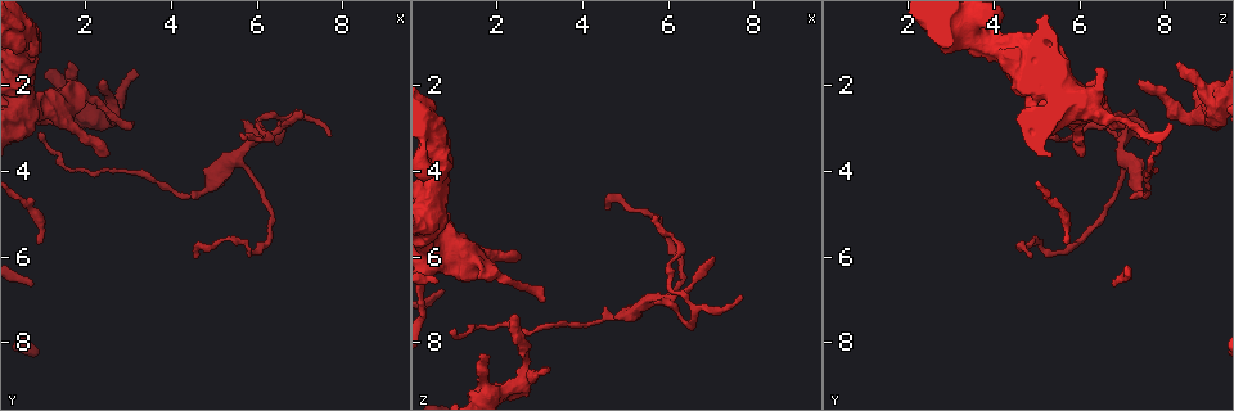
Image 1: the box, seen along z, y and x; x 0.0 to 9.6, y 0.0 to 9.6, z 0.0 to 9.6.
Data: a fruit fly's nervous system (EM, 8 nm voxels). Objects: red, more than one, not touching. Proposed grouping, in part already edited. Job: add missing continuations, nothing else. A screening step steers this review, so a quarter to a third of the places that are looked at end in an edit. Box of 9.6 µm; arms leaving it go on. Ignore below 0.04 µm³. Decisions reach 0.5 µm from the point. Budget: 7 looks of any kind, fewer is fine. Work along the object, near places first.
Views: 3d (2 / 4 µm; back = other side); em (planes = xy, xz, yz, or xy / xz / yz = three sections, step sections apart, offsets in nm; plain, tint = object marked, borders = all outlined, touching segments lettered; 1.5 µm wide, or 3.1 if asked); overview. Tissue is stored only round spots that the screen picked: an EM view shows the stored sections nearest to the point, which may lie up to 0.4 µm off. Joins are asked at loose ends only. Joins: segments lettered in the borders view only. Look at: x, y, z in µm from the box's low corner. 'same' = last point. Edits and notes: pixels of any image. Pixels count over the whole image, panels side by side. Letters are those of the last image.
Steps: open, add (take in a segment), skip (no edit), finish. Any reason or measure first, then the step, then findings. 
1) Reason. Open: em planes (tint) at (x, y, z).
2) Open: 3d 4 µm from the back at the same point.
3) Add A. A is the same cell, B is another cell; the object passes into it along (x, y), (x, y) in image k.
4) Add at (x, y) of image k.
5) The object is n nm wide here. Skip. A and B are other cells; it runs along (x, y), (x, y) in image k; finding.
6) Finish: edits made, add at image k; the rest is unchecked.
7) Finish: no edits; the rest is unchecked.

Free end. Open: em xy step 4 (borders) at (3.20, 1.75, 8.60).

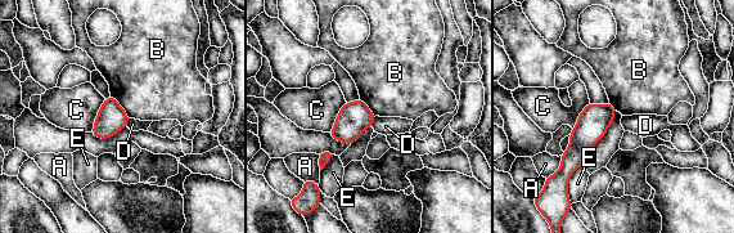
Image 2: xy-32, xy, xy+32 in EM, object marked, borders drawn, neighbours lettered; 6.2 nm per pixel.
Open: em planes (borders) at the same point.

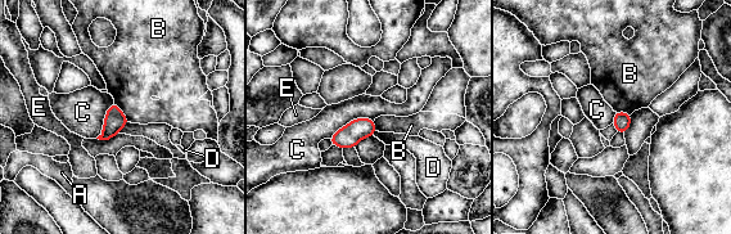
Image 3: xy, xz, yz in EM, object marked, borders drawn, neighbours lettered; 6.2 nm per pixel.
Skip. A, B, C, D and E are other cells; a border runs along (374, 118), (353, 118), (329, 138) in image 3; no lettered segment goes on from it.

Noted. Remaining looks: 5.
Thin end. Open: 3d 4 µm at (7.75, 3.25, 6.90).

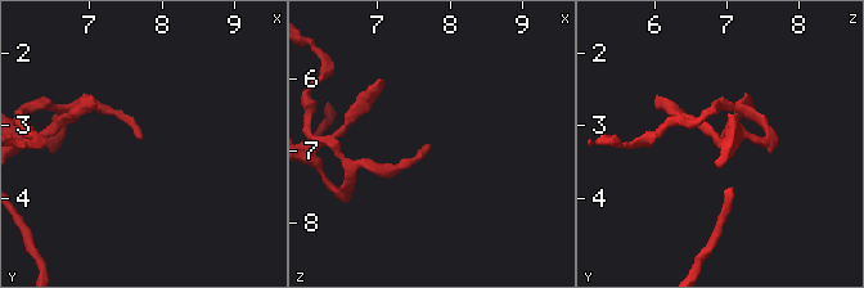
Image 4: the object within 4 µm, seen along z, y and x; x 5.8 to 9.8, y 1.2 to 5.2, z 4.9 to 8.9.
Open: em planes (borders) at (7.70, 3.20, 6.90).

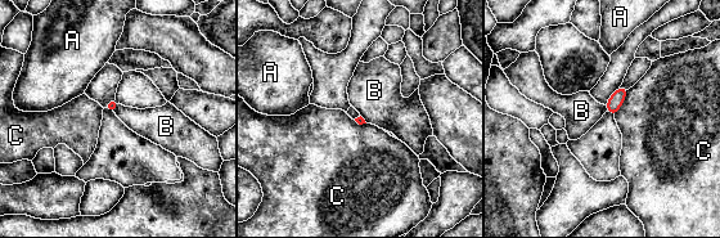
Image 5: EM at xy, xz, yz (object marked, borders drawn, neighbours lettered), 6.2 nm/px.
Skip. A, B and C are other cells; a border runs along (118, 103), (113, 112) in image 5; none of them fits.

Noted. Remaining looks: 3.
Open: em yz step 8 (tint) at (5.75, 2.85, 7.10).

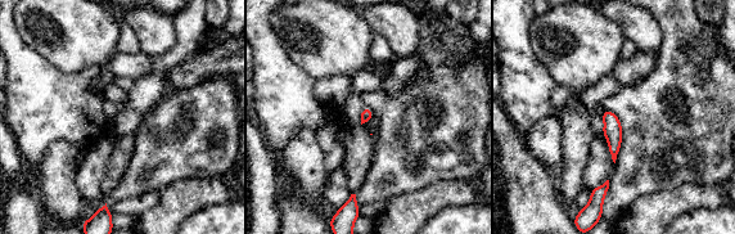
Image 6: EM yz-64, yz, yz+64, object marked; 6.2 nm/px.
Open: em planes (borders) at the same point.

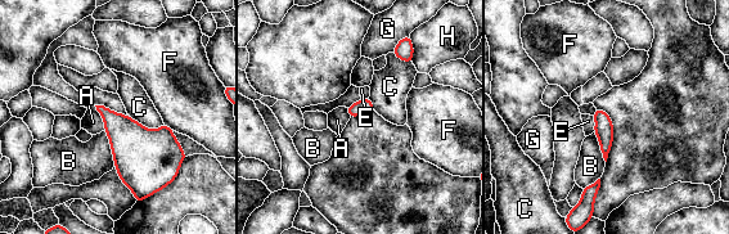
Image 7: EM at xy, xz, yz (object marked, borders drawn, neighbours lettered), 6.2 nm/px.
Skip. A, B, C, E, F, G and H are other cells; a border runs along (130, 116), (151, 129), (163, 124) in image 7; none of them fits.

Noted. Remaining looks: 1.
Finish: no edits; the rest is unchecked.

